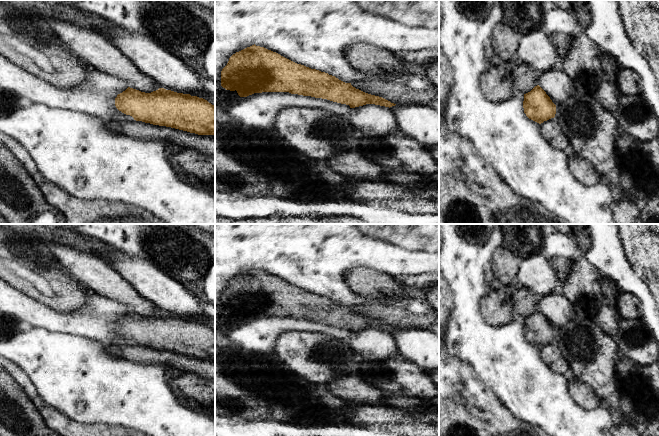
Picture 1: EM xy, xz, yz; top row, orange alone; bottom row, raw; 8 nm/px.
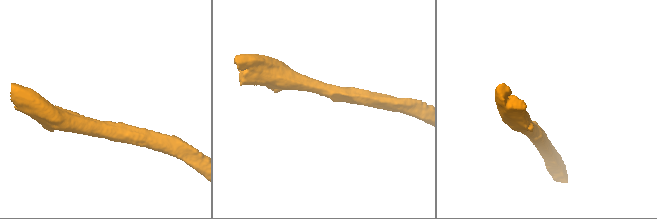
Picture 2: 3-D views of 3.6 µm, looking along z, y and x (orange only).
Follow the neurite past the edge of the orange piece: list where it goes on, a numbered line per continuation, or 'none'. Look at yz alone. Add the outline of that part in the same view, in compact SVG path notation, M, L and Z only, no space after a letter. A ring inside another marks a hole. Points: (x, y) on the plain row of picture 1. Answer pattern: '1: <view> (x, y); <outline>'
none

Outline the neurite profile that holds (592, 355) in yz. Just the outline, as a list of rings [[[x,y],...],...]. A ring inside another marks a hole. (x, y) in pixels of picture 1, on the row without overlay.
[[[576,314],[556,333],[556,344],[568,362],[571,377],[588,385],[600,397],[602,406],[610,409],[616,403],[610,396],[617,392],[617,366],[621,358],[613,337],[604,333],[594,319]]]

